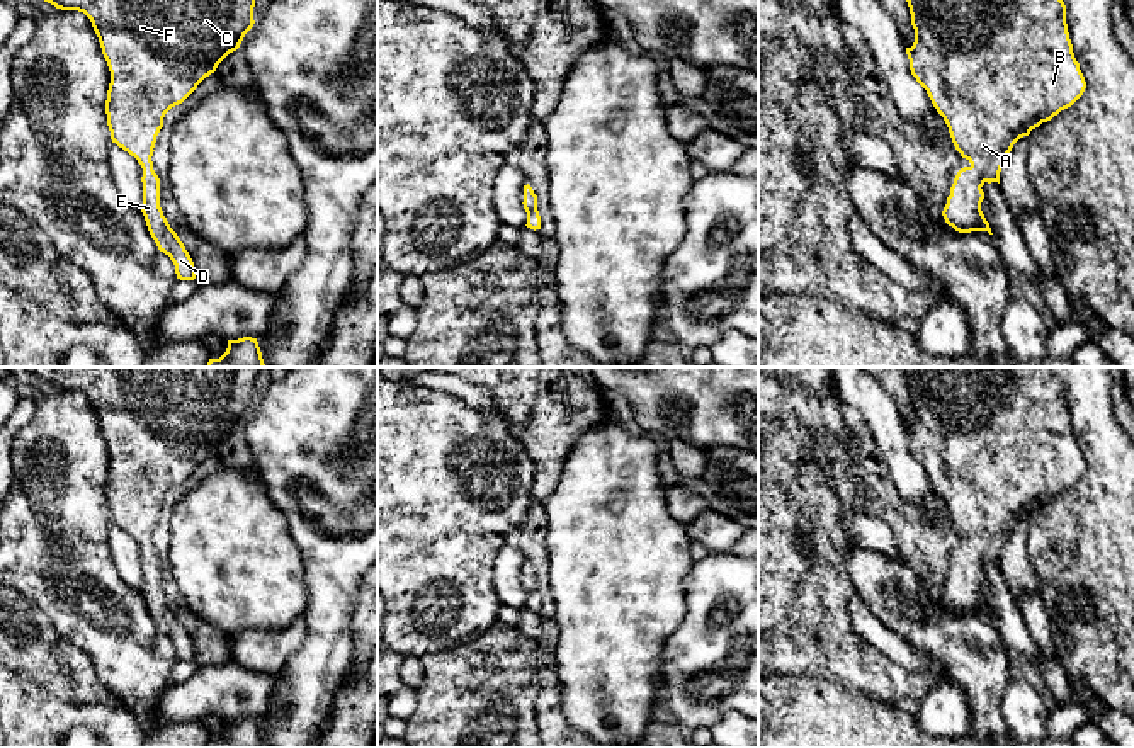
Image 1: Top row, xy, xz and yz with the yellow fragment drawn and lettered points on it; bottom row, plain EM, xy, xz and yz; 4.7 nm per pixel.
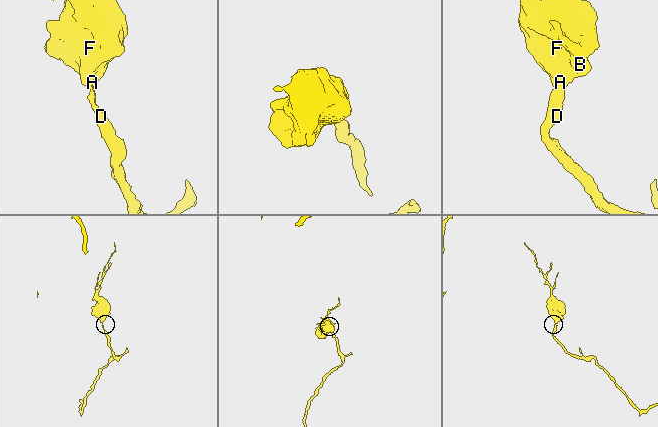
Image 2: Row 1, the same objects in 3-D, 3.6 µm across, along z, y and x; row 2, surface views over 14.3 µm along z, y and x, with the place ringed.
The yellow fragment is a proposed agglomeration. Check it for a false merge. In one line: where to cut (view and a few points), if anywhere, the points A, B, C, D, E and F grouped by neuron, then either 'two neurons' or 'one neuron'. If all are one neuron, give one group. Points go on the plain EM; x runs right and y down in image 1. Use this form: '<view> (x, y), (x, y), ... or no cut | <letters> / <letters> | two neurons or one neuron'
no cut | A B C D E F | one neuron

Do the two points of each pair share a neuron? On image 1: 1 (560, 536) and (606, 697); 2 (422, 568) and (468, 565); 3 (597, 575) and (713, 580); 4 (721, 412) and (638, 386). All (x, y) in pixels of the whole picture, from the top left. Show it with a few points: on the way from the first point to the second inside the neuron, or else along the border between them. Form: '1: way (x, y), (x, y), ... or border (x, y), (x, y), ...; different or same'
1: way (601, 577), (606, 582), (606, 657); same
2: way (434, 565), (456, 565); same
3: border (694, 561), (682, 583), (682, 619); different
4: way (701, 391), (696, 386), (658, 386); same

